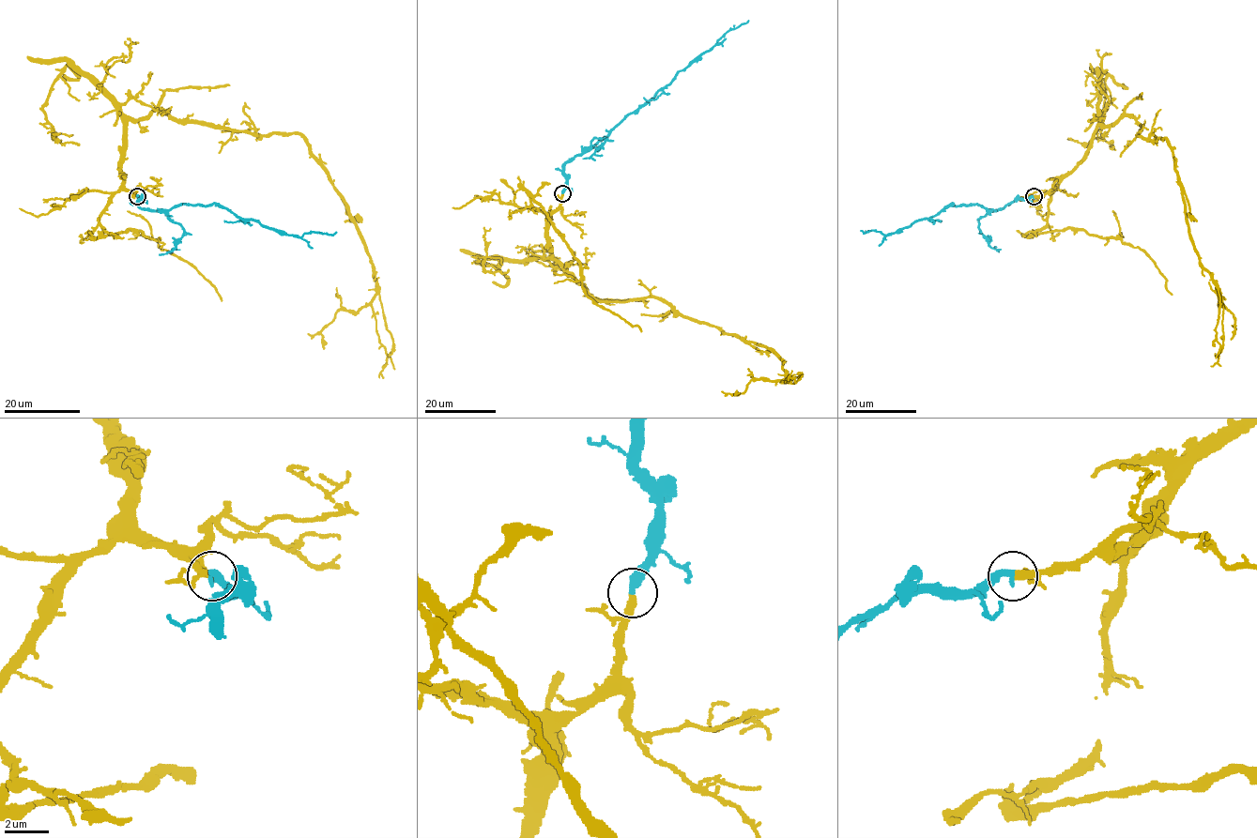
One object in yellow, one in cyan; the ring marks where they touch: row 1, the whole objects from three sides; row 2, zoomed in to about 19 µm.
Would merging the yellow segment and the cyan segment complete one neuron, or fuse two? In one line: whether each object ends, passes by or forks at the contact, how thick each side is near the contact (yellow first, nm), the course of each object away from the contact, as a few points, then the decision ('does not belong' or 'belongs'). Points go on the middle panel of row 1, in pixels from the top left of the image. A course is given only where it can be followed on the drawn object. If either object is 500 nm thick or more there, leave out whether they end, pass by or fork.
yellow ends | cyan ends | 320/320 nm | yellow via (562, 193), (549, 253), (600, 301), (657, 297), (770, 349), (782, 382), (795, 383), (792, 371) | cyan via (562, 193), (565, 164), (590, 150), (628, 114), (636, 113), (727, 32), (748, 21) | belongs

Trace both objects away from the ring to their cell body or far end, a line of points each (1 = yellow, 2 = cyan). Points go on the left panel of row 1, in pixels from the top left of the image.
1: (137, 195), (121, 171), (128, 119), (163, 109), (177, 120), (298, 134), (369, 257), (384, 377)
2: (137, 195), (141, 197), (140, 208), (152, 210), (218, 203), (237, 217), (286, 235), (336, 232)

